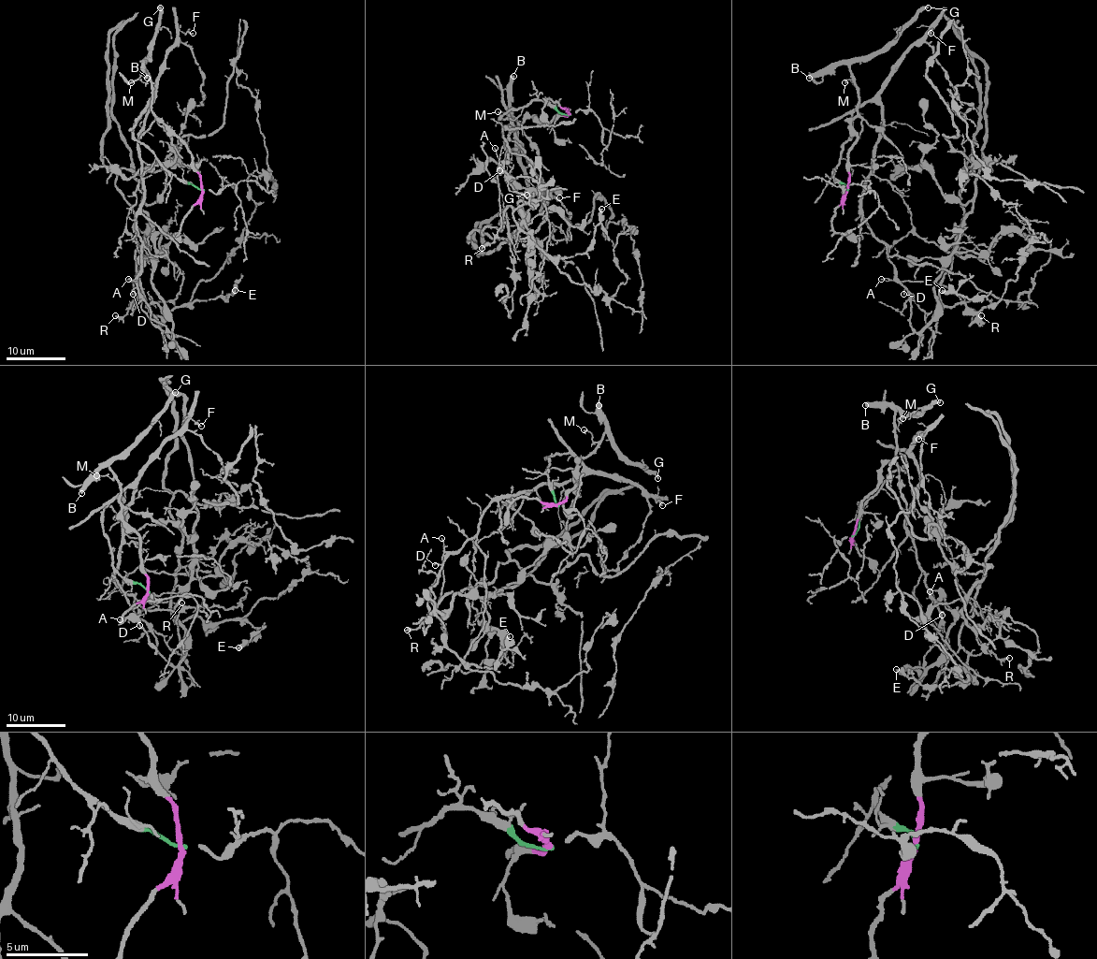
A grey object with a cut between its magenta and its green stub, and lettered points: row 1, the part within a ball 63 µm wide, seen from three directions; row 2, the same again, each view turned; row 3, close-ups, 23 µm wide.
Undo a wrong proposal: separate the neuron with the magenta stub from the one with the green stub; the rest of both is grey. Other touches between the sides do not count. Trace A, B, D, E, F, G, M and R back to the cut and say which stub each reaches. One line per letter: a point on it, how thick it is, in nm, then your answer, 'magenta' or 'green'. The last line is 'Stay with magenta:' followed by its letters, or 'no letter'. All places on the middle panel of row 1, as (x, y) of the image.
A: at (495, 148); 130 nm thick; green
B: at (513, 76); 550 nm thick; magenta
D: at (499, 170); 140 nm thick; green
E: at (601, 209); 360 nm thick; green
F: at (559, 197); 130 nm thick; green
G: at (526, 195); 420 nm thick; magenta
M: at (497, 111); 190 nm thick; magenta
R: at (482, 248); 200 nm thick; green
Stay with magenta: B, G, M

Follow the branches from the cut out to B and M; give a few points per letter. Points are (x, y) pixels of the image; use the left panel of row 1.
B: (203, 190), (191, 152), (151, 108), (151, 87), (144, 65), (147, 78)
M: (203, 190), (191, 152), (151, 108), (148, 80), (130, 82)

